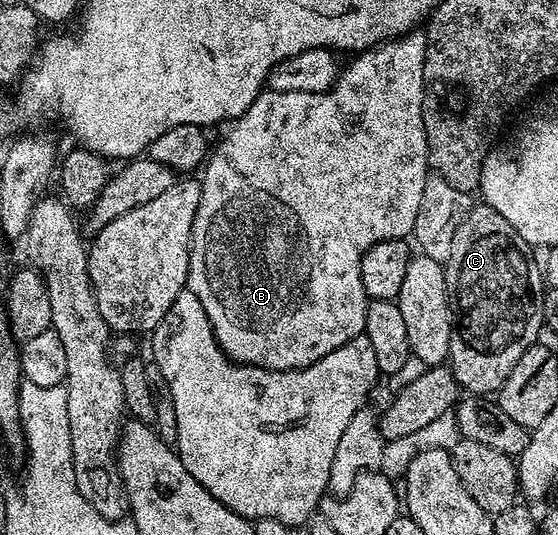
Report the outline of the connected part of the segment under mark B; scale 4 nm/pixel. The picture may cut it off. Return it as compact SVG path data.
M410 32L402 37L386 40L372 50L360 51L354 57L357 59L346 70L344 67L338 73L337 83L327 94L279 92L268 88L262 90L244 116L228 127L229 135L218 146L216 143L212 147L203 166L205 178L200 179L199 208L191 224L187 289L199 296L199 304L203 304L207 320L211 320L215 340L231 362L240 362L243 366L258 366L264 370L301 370L327 356L327 352L335 352L335 348L347 344L347 340L358 338L365 332L367 308L371 299L365 293L361 279L363 256L383 240L408 239L412 235L419 204L422 203L425 179L431 174L427 132L423 128L425 40L424 33Z

